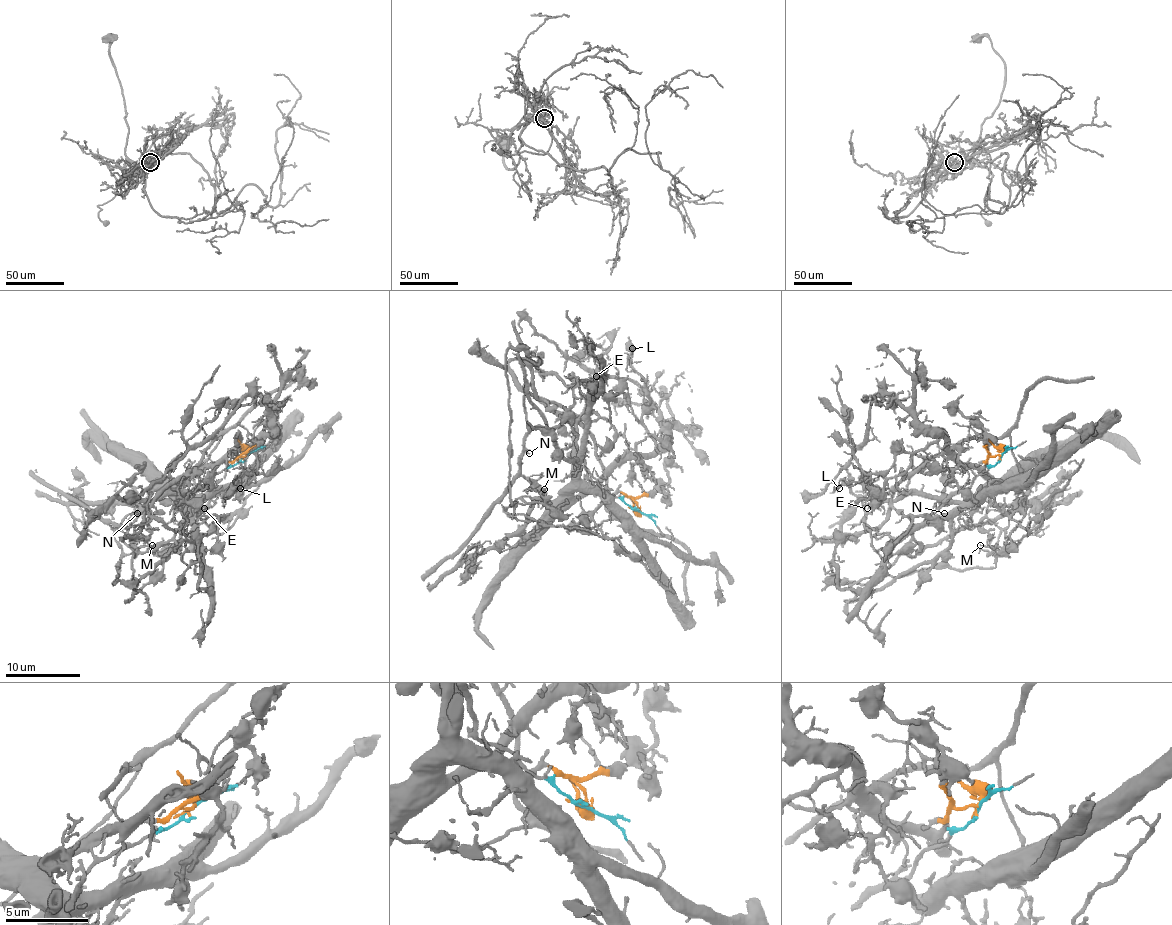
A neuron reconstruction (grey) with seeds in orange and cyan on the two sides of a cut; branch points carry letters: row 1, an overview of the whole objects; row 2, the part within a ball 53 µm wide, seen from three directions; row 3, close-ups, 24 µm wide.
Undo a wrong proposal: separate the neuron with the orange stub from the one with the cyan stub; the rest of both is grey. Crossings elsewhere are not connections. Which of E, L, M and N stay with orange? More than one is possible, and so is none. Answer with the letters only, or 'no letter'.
E, L, M

